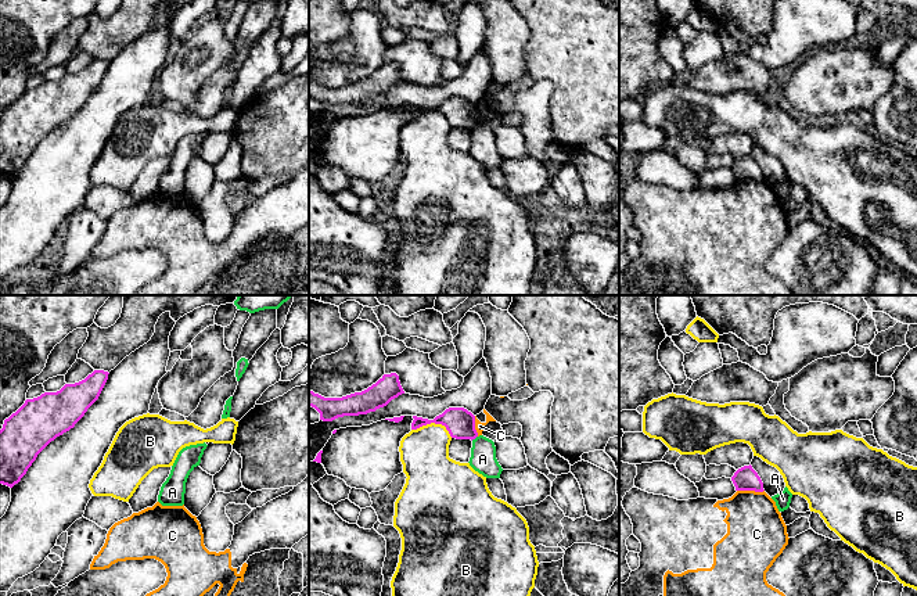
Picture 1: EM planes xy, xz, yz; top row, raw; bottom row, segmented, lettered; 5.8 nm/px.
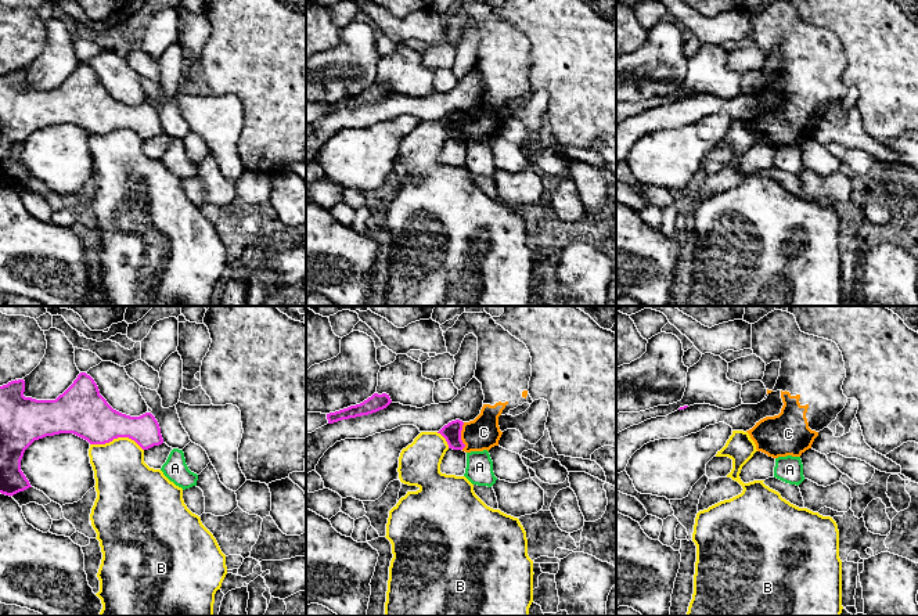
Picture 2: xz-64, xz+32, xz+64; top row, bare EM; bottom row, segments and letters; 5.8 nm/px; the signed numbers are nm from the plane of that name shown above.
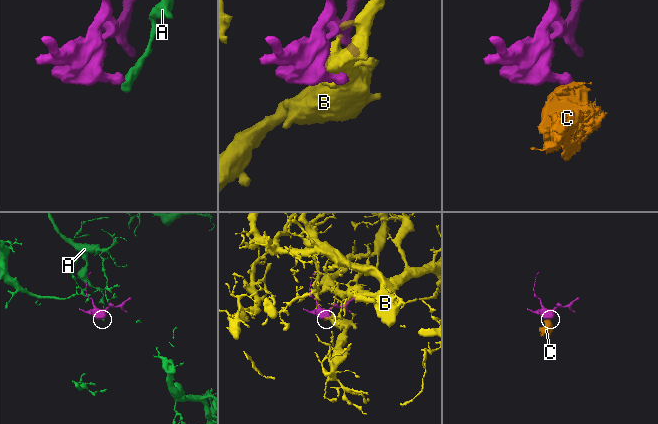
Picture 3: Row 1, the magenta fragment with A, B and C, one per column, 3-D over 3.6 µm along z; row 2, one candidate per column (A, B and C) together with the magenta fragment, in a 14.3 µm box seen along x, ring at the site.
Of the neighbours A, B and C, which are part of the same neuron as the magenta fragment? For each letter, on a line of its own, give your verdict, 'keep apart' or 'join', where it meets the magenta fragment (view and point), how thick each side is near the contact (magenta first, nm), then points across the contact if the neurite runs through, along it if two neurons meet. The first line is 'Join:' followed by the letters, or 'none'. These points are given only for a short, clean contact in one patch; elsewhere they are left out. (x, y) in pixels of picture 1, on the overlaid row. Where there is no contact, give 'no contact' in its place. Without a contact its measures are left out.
Join: none
A: keep apart; contact xz (474, 438); calibres 170 and 150 nm; border xz (477, 435), (471, 440)
B: keep apart; contact xz (434, 422); calibres 170 and 280 nm
C: keep apart; contact yz (751, 489); calibres 140 and 340 nm; border yz (737, 489), (763, 491)

